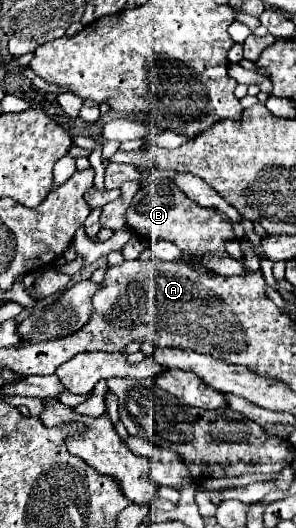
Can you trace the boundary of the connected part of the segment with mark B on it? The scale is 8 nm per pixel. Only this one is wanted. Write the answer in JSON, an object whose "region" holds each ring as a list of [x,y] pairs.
{"region":[[[155,176],[147,186],[137,190],[125,216],[127,216],[127,226],[135,234],[151,240],[169,240],[179,250],[195,258],[201,258],[207,252],[225,250],[225,244],[235,238],[233,226],[225,216],[221,216],[213,208],[199,206],[187,194],[183,194],[181,188],[177,188],[175,184],[163,182],[161,176]]]}

